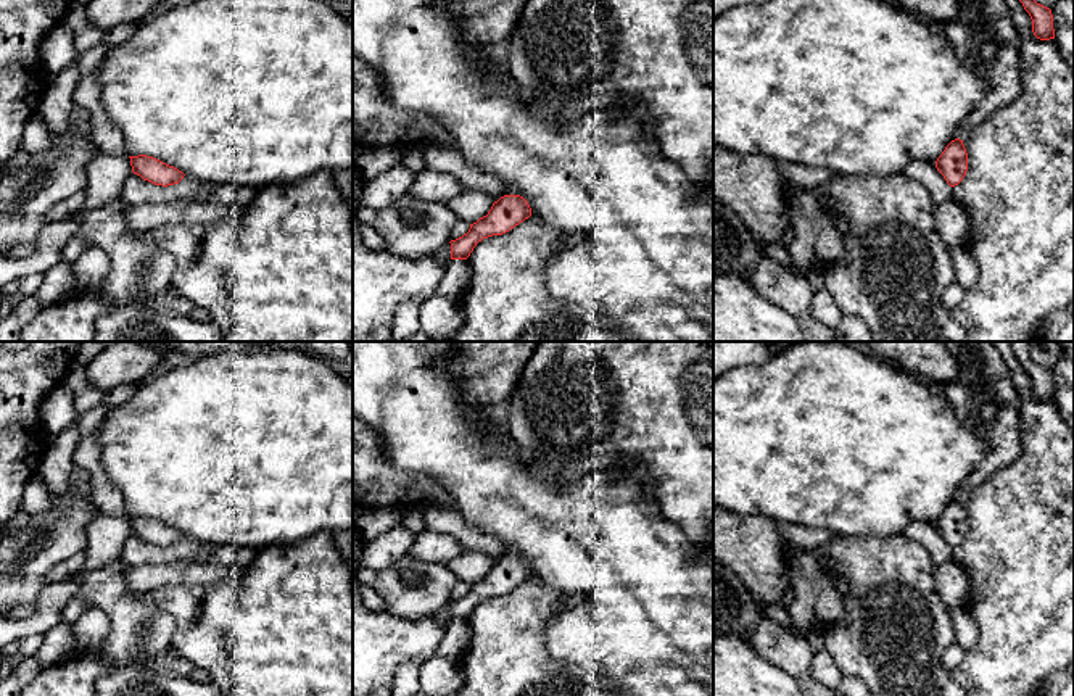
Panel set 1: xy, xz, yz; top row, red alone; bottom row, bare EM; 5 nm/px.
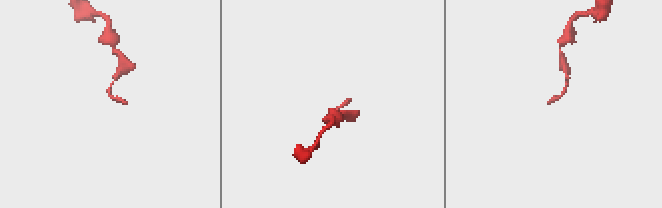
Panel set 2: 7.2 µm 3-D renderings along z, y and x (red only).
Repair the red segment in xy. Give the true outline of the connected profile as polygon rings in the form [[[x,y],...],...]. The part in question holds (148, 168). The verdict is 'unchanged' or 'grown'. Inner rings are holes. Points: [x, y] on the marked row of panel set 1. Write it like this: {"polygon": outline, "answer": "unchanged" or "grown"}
{"polygon": [[[138,155],[129,158],[132,172],[155,185],[163,185],[163,187],[174,185],[179,184],[185,176],[177,168],[169,166],[153,156]]], "answer": "unchanged"}

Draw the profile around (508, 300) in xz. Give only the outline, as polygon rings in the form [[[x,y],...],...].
[[[533,216],[502,235],[478,242],[467,258],[472,276],[462,296],[465,322],[449,342],[625,342],[601,313],[551,298],[544,271],[546,263],[560,246],[557,232]]]

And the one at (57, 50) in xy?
[[[58,24],[50,34],[43,39],[40,45],[40,56],[45,71],[56,77],[68,66],[76,63],[77,50],[74,47],[74,35],[64,26]]]

